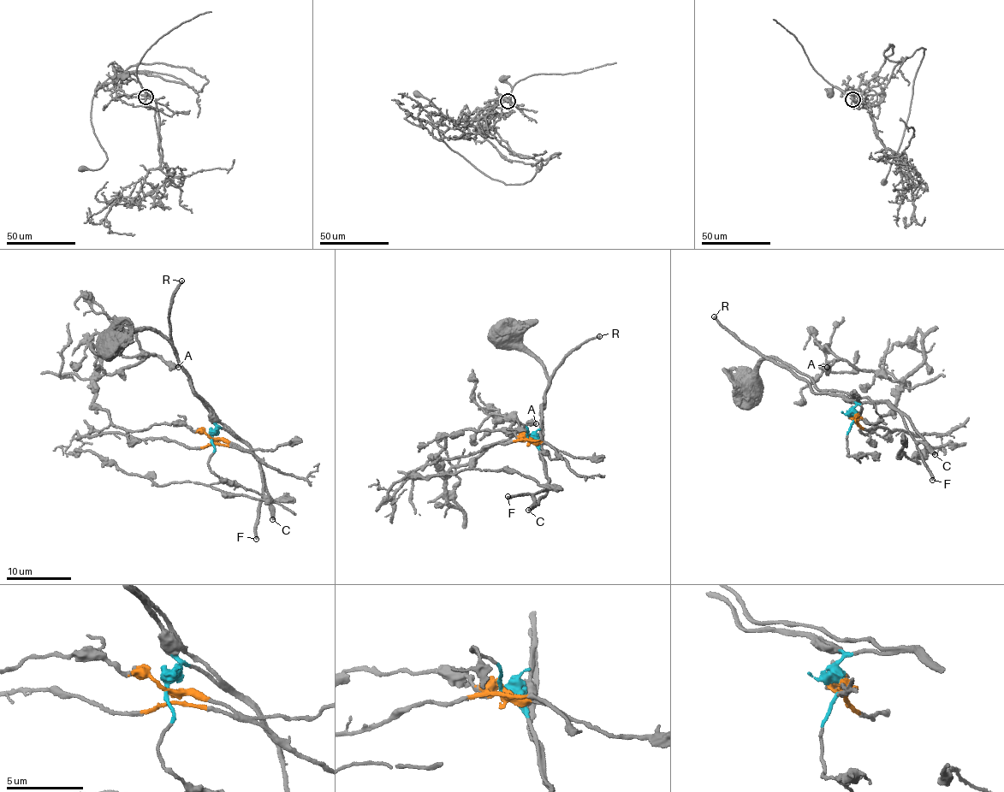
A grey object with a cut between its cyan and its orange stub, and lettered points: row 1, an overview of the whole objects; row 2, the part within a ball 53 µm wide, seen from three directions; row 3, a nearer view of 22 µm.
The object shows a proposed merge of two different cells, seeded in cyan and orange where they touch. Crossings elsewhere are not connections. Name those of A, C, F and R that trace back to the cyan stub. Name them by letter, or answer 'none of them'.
C, F, R

